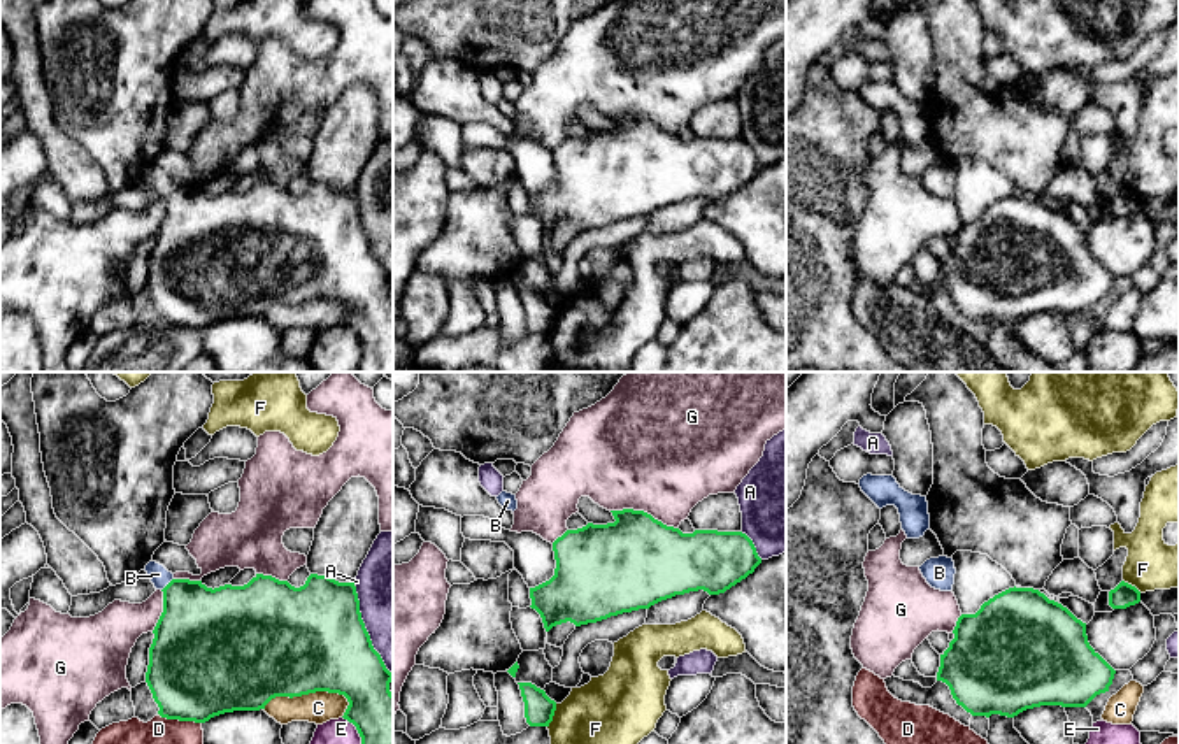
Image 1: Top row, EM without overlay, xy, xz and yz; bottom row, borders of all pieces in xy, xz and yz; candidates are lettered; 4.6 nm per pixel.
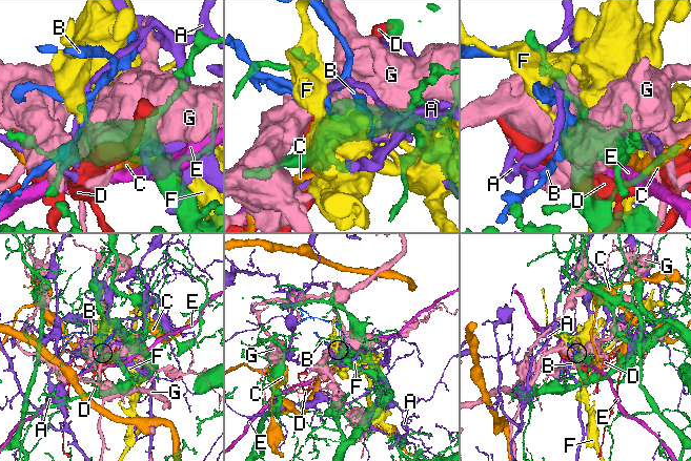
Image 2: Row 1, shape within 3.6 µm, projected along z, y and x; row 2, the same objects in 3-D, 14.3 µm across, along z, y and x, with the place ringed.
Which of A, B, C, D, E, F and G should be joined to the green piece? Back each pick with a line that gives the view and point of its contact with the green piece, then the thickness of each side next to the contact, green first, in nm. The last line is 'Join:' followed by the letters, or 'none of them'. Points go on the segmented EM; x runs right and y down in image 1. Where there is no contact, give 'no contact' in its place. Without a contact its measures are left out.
B: contact xy (167, 585); calibres 380 and 90 nm
Join: B

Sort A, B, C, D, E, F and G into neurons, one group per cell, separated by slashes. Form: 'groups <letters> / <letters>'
groups A / B / C / D / E / F / G

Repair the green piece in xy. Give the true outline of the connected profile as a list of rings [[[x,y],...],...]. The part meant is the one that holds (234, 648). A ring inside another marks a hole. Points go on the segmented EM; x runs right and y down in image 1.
[[[163,565],[144,569],[156,590],[163,591],[163,612],[153,630],[146,683],[167,719],[205,723],[233,711],[260,711],[275,697],[302,697],[316,691],[344,695],[349,702],[344,719],[353,723],[361,744],[393,744],[393,674],[374,649],[360,612],[353,583],[311,574],[304,586],[256,574],[244,586],[207,588],[202,581],[175,579]]]

